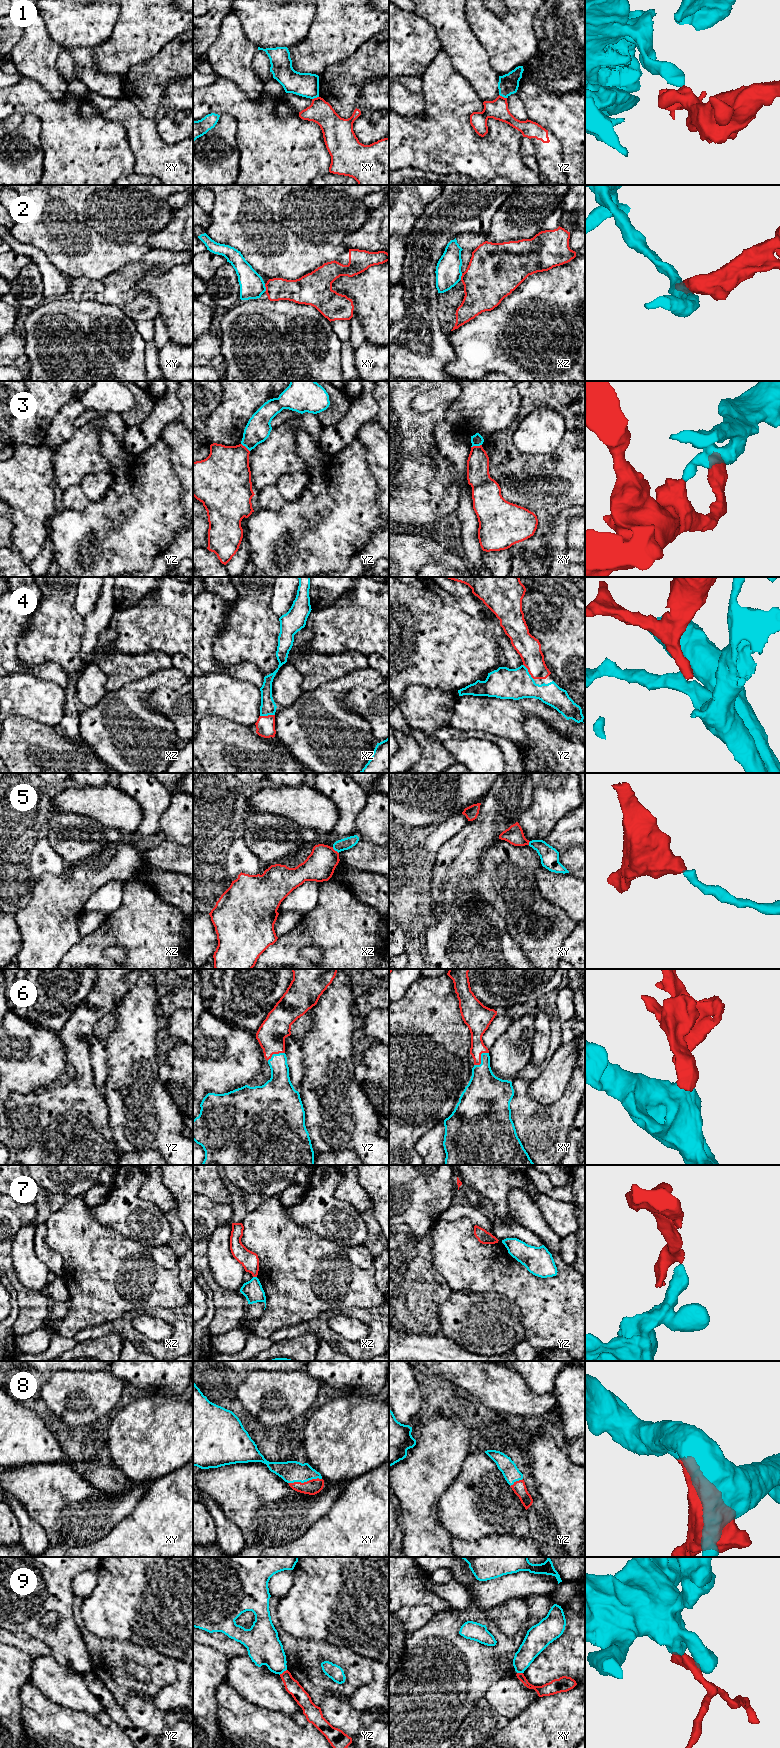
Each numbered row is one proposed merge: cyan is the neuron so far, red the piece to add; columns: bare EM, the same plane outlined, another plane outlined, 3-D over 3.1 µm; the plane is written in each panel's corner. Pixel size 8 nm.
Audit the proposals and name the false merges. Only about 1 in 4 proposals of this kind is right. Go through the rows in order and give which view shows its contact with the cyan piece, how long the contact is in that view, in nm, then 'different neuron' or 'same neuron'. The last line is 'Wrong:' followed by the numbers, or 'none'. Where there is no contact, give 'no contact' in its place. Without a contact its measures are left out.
1: contact in yz; length 70 nm; different neuron
2: contact in xy; length 60 nm; different neuron
3: contact in xy; length 90 nm; different neuron
4: contact in xz; length 120 nm; same neuron
5: contact in xz; length 80 nm; different neuron
6: contact in xy; length 160 nm; same neuron
7: contact in xz; length 30 nm; different neuron
8: contact in xy; length 280 nm; same neuron
9: contact in yz; length 80 nm; different neuron
Wrong: 1, 2, 3, 5, 7, 9

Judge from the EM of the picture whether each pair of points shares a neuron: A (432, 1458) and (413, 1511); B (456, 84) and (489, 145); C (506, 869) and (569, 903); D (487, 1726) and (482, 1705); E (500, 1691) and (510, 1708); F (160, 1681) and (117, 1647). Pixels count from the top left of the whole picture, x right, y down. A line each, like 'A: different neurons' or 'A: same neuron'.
A: same neuron
B: same neuron
C: different neurons
D: same neuron
E: same neuron
F: same neuron

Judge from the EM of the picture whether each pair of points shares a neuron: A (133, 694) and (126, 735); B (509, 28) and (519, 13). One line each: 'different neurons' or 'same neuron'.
A: same neuron
B: same neuron

